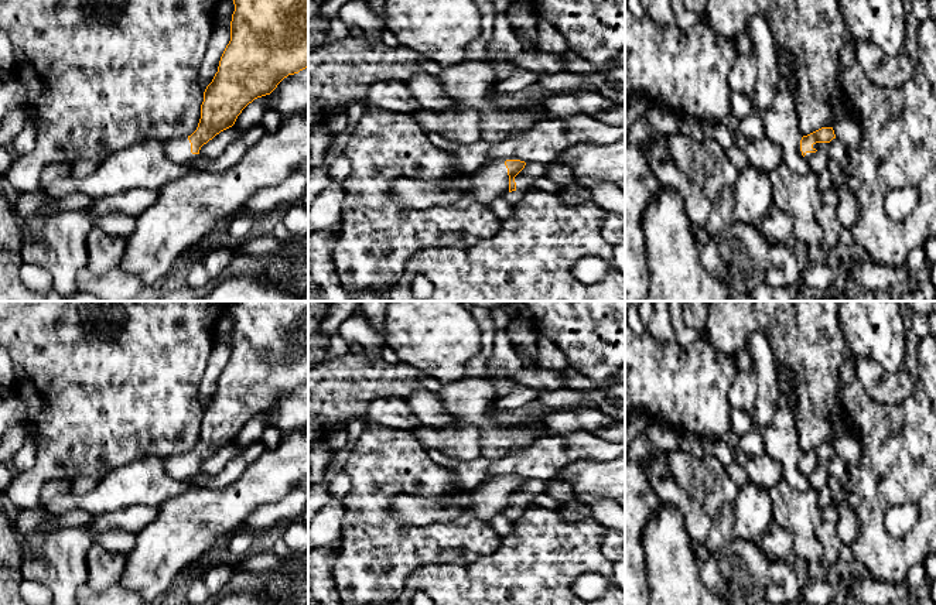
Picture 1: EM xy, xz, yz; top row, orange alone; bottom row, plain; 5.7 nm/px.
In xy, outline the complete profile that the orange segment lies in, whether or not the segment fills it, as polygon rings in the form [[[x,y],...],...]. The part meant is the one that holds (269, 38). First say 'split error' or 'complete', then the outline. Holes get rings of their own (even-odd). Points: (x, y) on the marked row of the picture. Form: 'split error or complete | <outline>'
split error | [[[233,0],[233,4],[230,41],[221,57],[218,72],[204,92],[197,130],[188,137],[163,143],[165,157],[177,164],[189,161],[199,154],[204,144],[232,127],[242,110],[255,99],[270,95],[284,78],[308,68],[308,0]]]

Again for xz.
split error | [[[491,160],[475,174],[447,181],[397,178],[392,182],[390,191],[396,201],[413,209],[452,204],[464,195],[491,204],[495,198],[516,191],[515,177],[525,165],[520,160]]]

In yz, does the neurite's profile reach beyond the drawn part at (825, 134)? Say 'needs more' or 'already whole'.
needs more

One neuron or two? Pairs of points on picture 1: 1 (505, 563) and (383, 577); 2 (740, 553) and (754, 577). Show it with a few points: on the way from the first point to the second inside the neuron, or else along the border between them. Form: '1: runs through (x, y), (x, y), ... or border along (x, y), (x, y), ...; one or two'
1: border along (441, 563), (419, 566), (400, 590); two
2: runs through (740, 559), (748, 571); one

